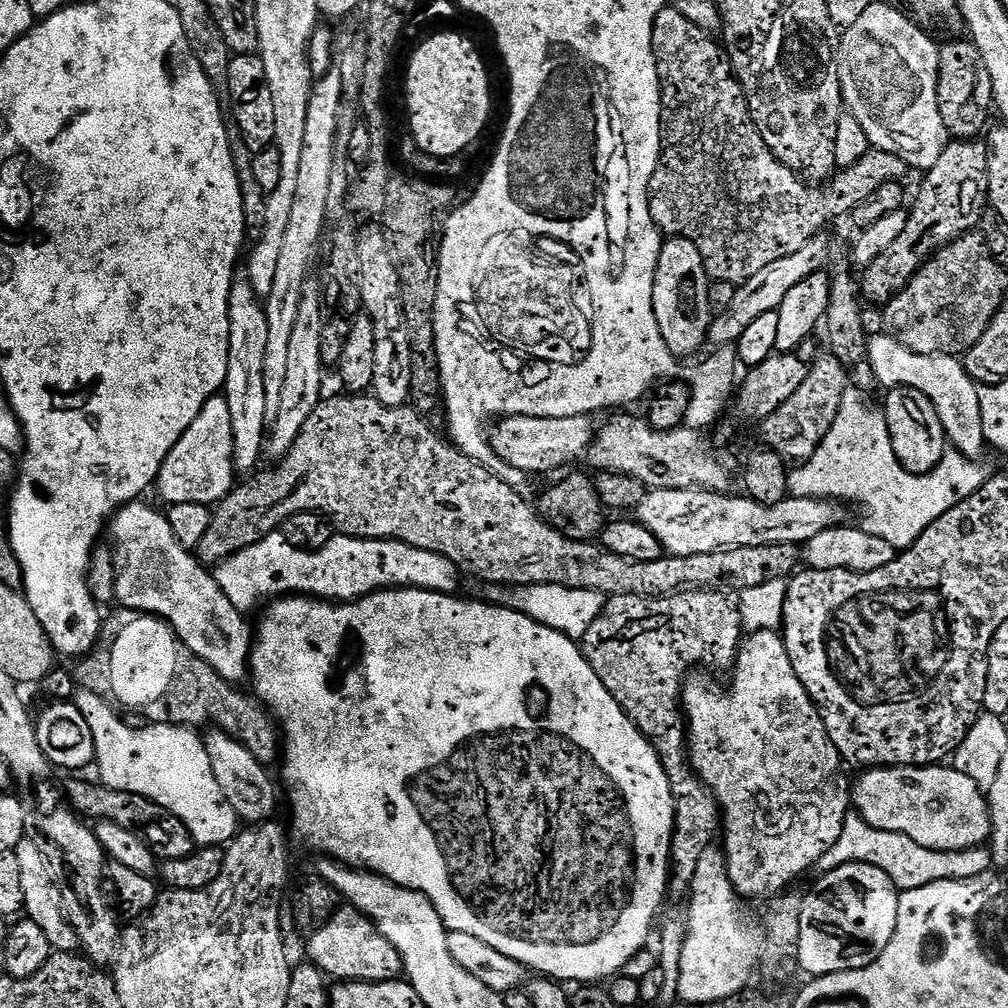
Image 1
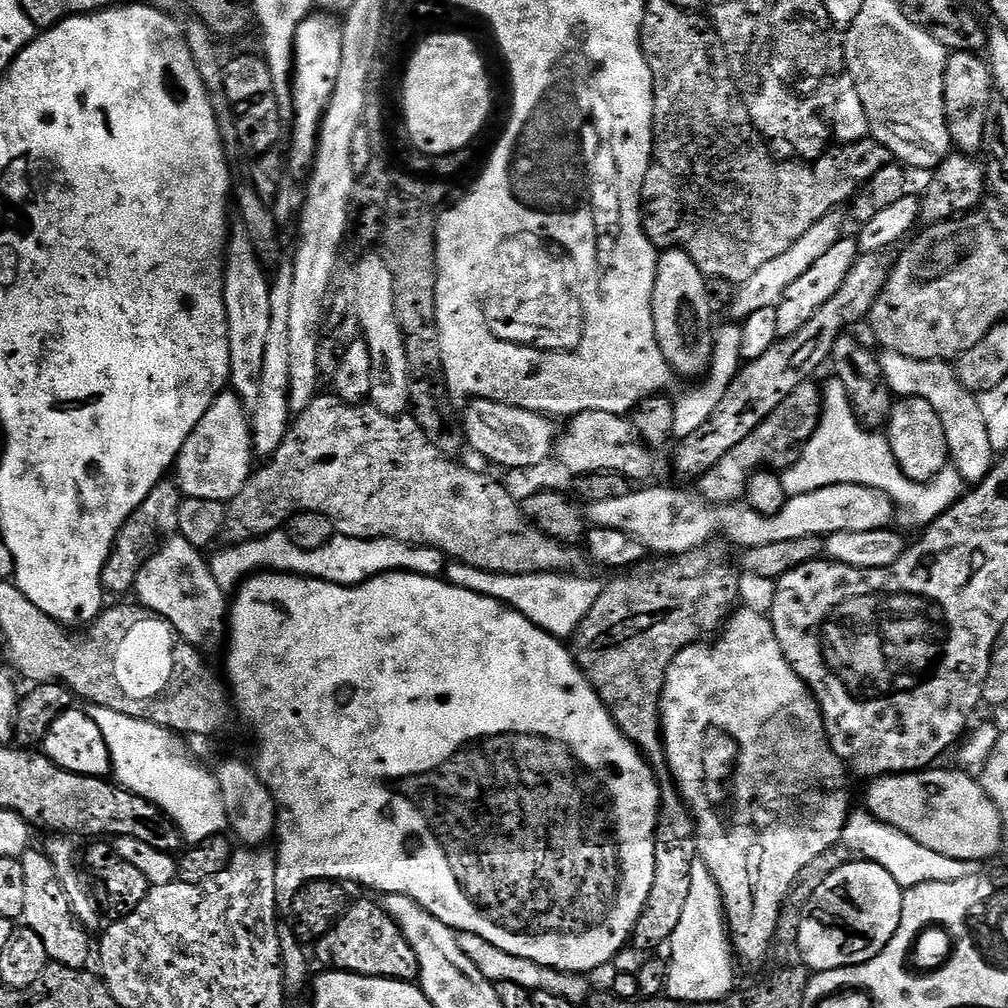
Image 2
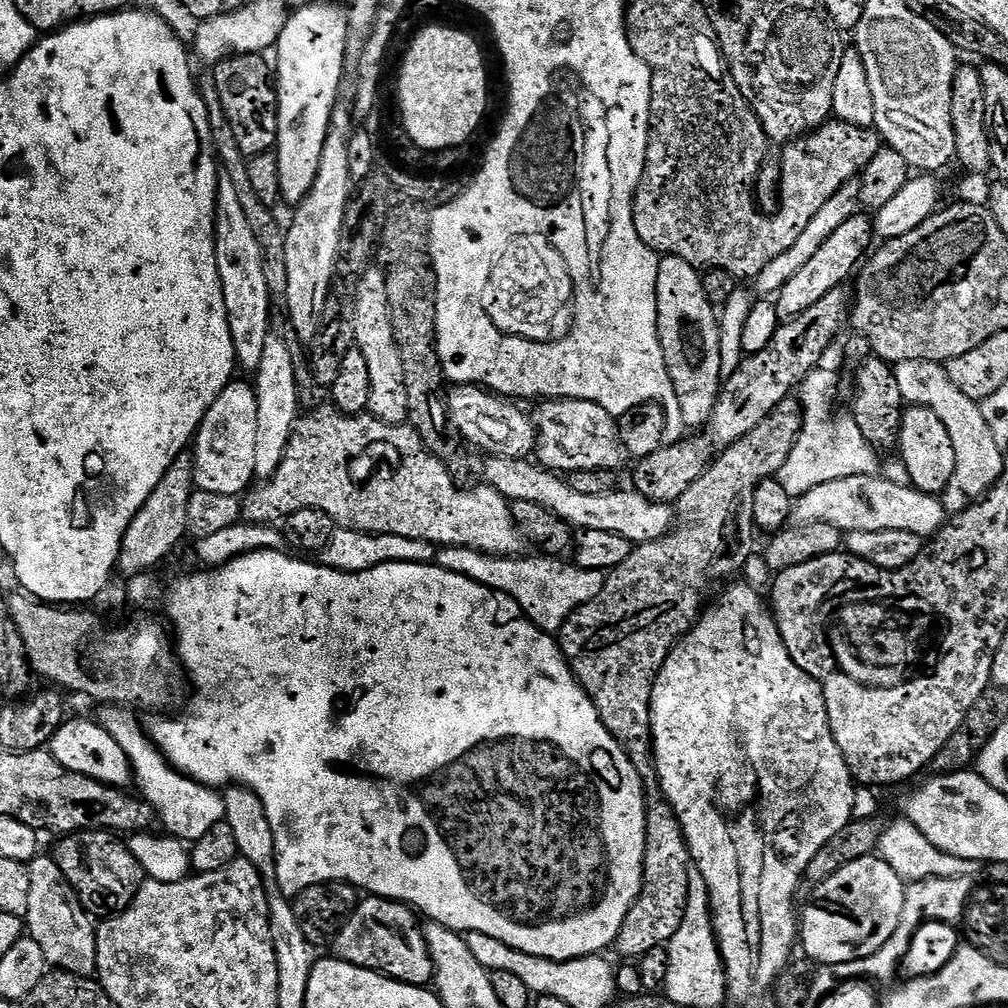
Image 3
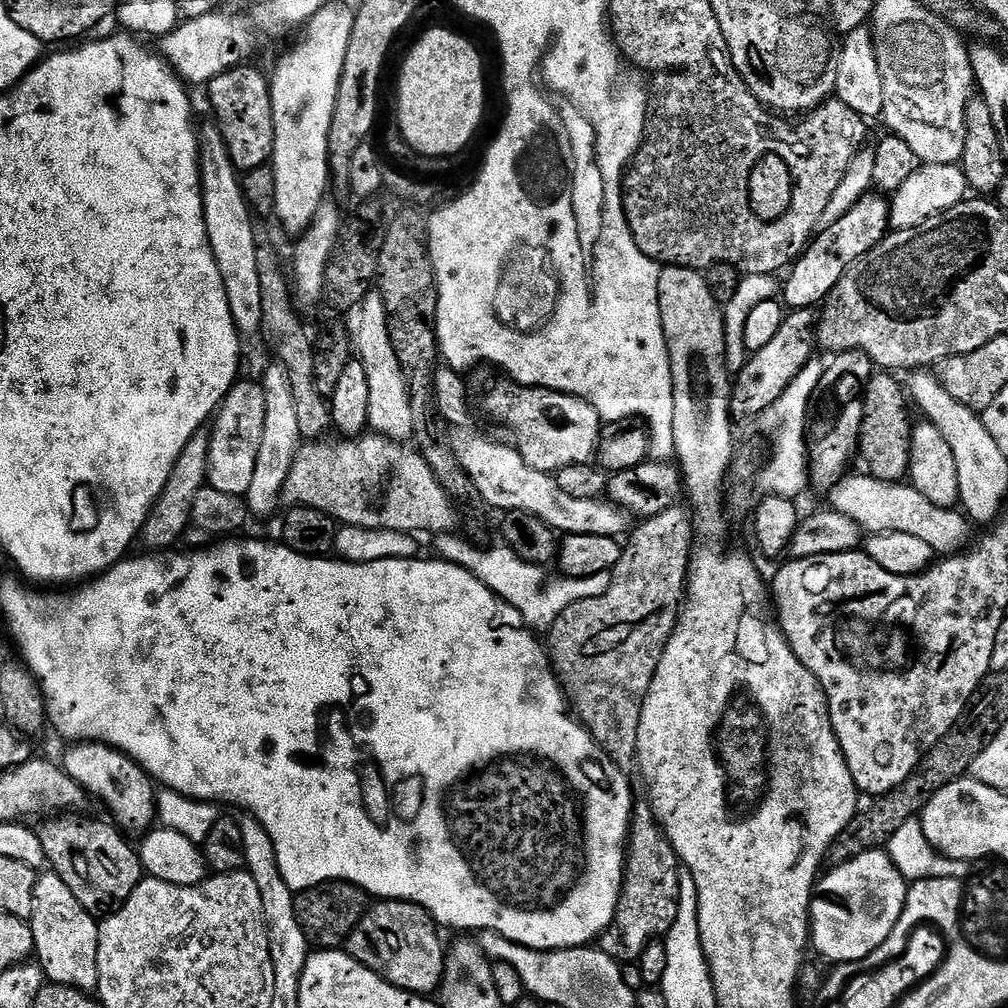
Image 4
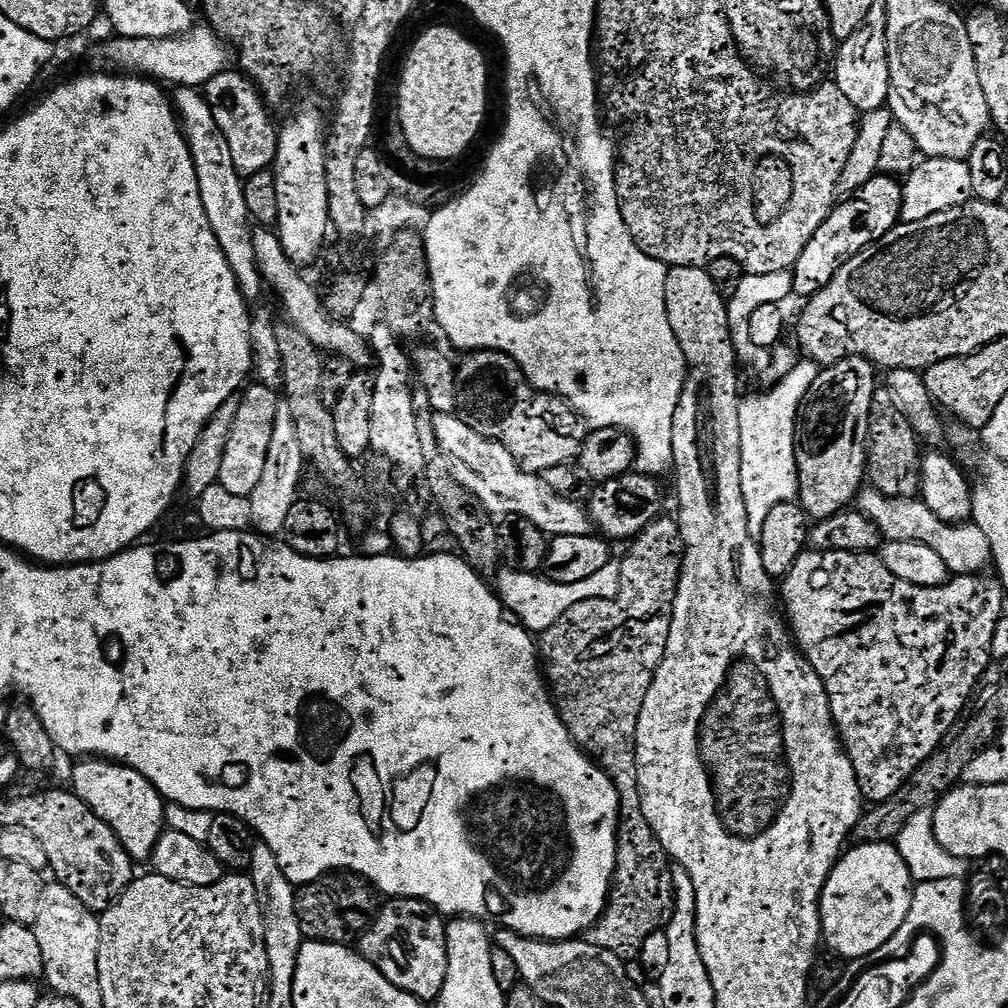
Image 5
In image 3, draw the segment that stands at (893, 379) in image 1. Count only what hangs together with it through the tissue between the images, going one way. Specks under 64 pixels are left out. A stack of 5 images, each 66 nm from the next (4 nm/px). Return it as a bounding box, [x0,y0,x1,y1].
[895,360,1006,498]

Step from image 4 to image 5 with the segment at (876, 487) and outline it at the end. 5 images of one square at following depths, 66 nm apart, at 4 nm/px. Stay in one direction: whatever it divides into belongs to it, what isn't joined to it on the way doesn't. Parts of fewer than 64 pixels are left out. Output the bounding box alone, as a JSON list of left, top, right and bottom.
[858,486,993,576]

